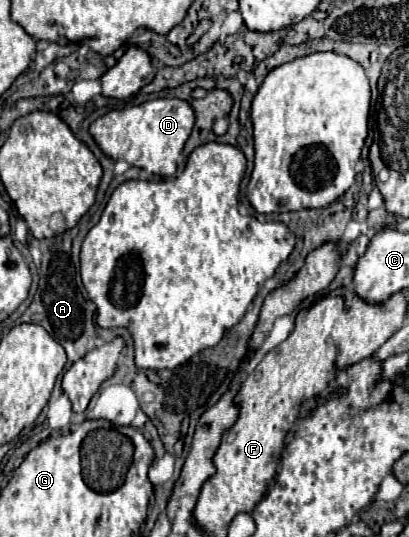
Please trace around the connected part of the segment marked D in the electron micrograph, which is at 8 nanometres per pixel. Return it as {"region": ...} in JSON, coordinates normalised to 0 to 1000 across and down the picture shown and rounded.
{"region":[[[381,182],[337,197],[274,205],[220,235],[220,250],[249,283],[279,298],[308,298],[318,309],[352,313],[386,328],[421,328],[435,291],[474,238],[474,201],[440,182]]]}

